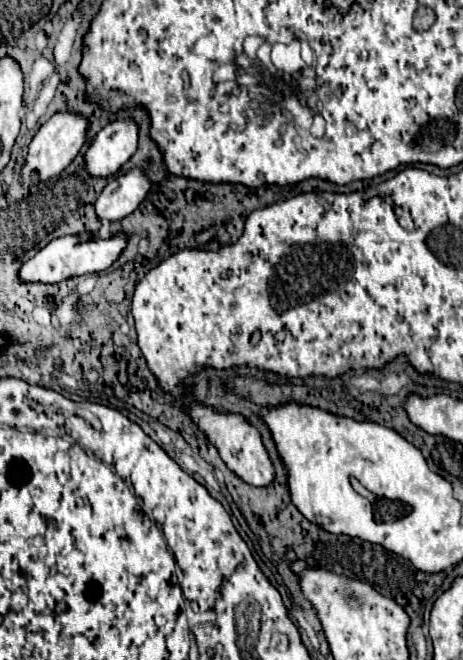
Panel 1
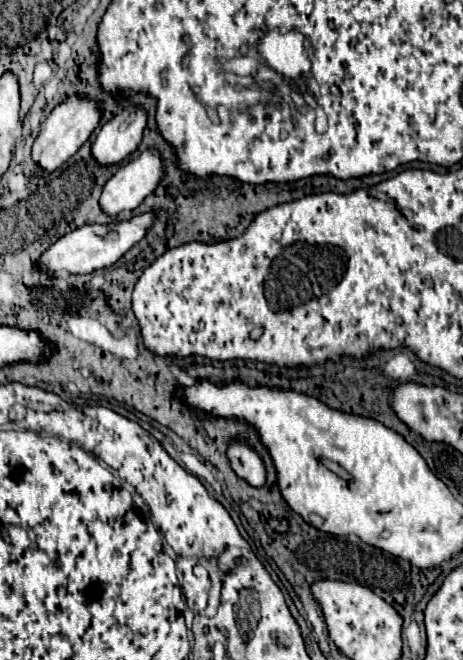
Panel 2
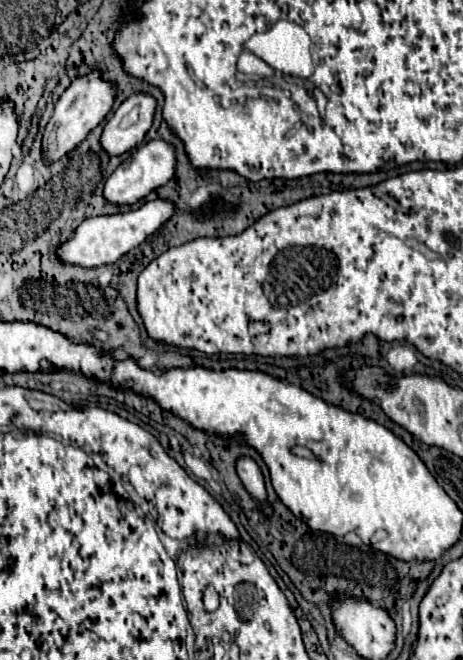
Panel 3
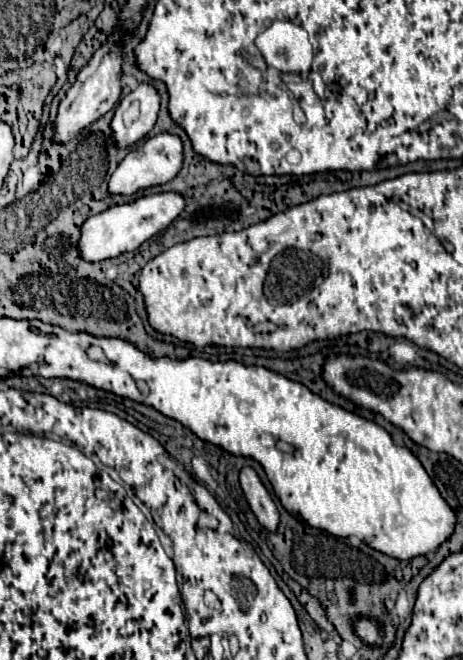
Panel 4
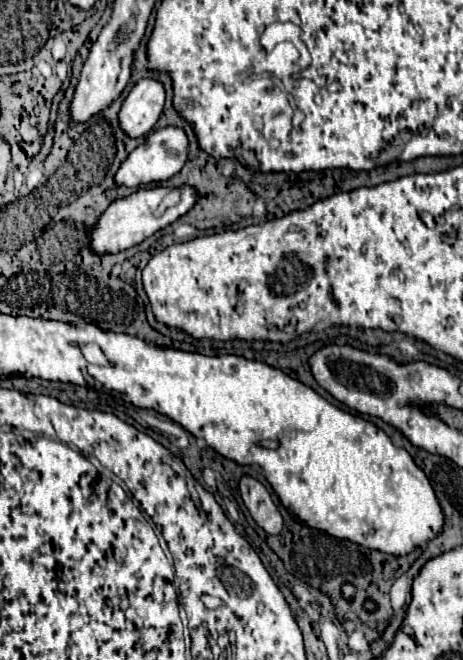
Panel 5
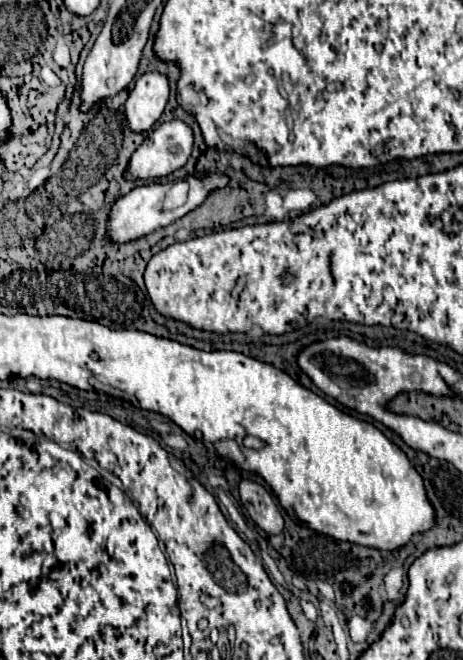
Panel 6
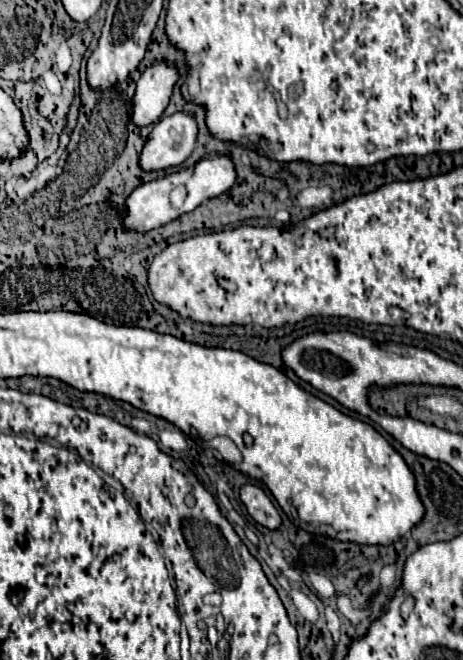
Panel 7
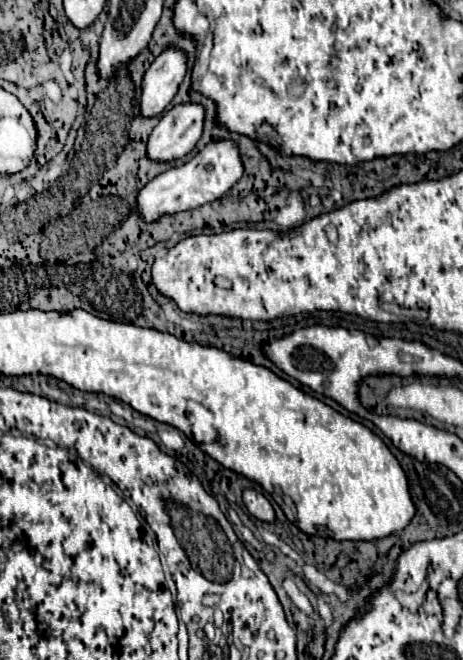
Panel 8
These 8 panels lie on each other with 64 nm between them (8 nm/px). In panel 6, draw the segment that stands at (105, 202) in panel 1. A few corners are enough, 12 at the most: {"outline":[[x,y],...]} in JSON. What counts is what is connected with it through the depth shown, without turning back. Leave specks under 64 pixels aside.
{"outline":[[182,120],[160,124],[124,170],[126,180],[166,178],[192,152]]}

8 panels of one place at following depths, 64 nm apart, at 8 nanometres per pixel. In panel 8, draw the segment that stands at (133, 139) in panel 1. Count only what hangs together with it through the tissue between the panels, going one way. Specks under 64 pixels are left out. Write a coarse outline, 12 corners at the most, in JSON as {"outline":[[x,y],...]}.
{"outline":[[164,50],[142,78],[140,114],[160,116],[186,76],[186,54]]}

